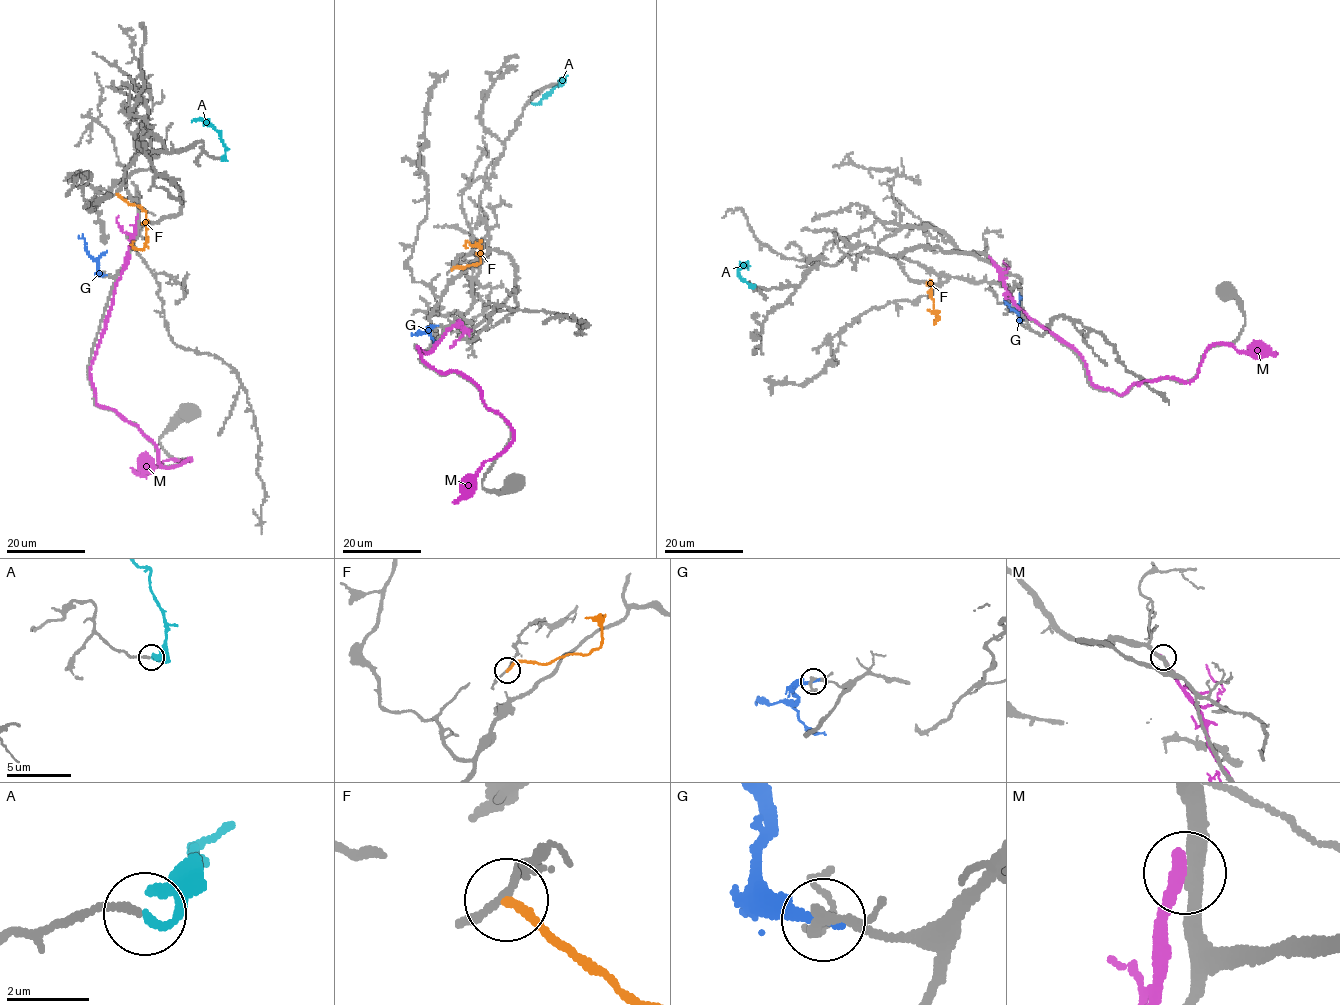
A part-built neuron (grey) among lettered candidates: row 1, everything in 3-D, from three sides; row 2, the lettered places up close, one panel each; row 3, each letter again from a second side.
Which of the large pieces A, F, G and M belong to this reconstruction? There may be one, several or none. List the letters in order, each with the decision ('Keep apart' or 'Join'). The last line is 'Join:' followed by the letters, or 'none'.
A: Join
F: Keep apart
G: Keep apart
M: Keep apart
Join: A

